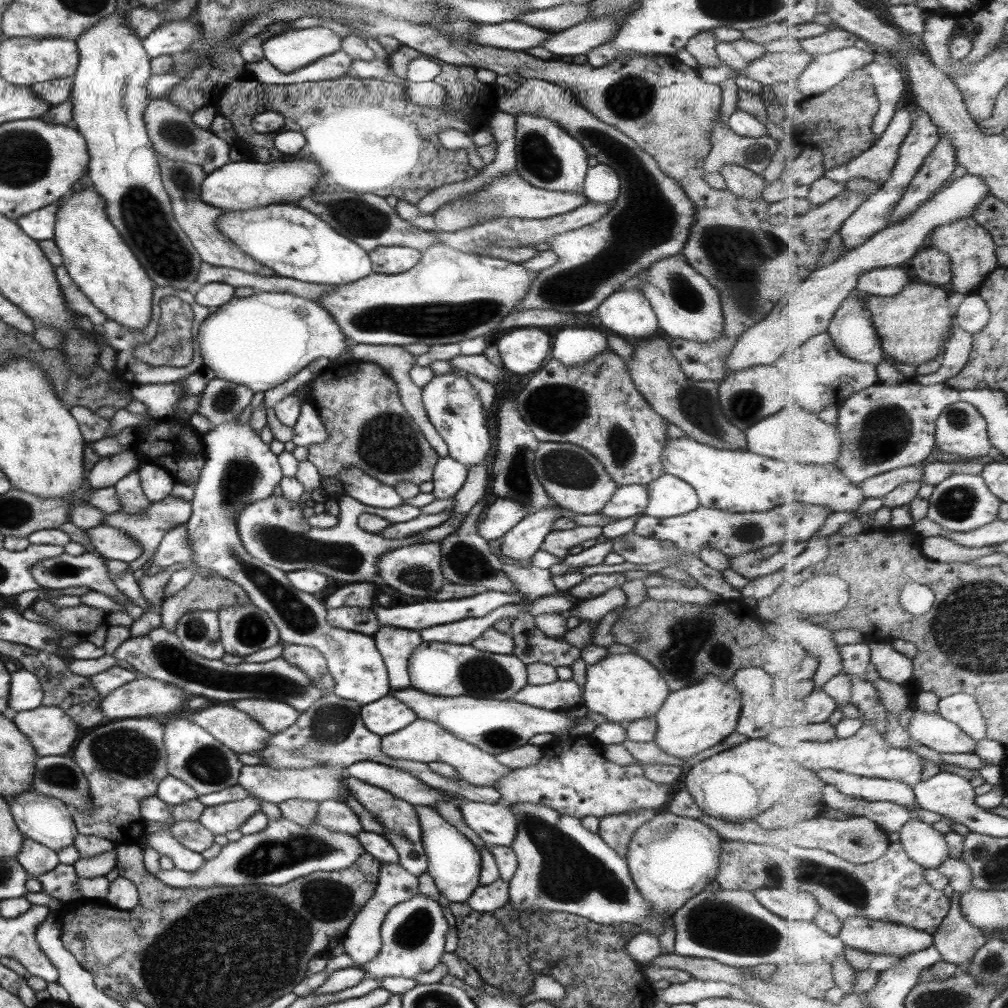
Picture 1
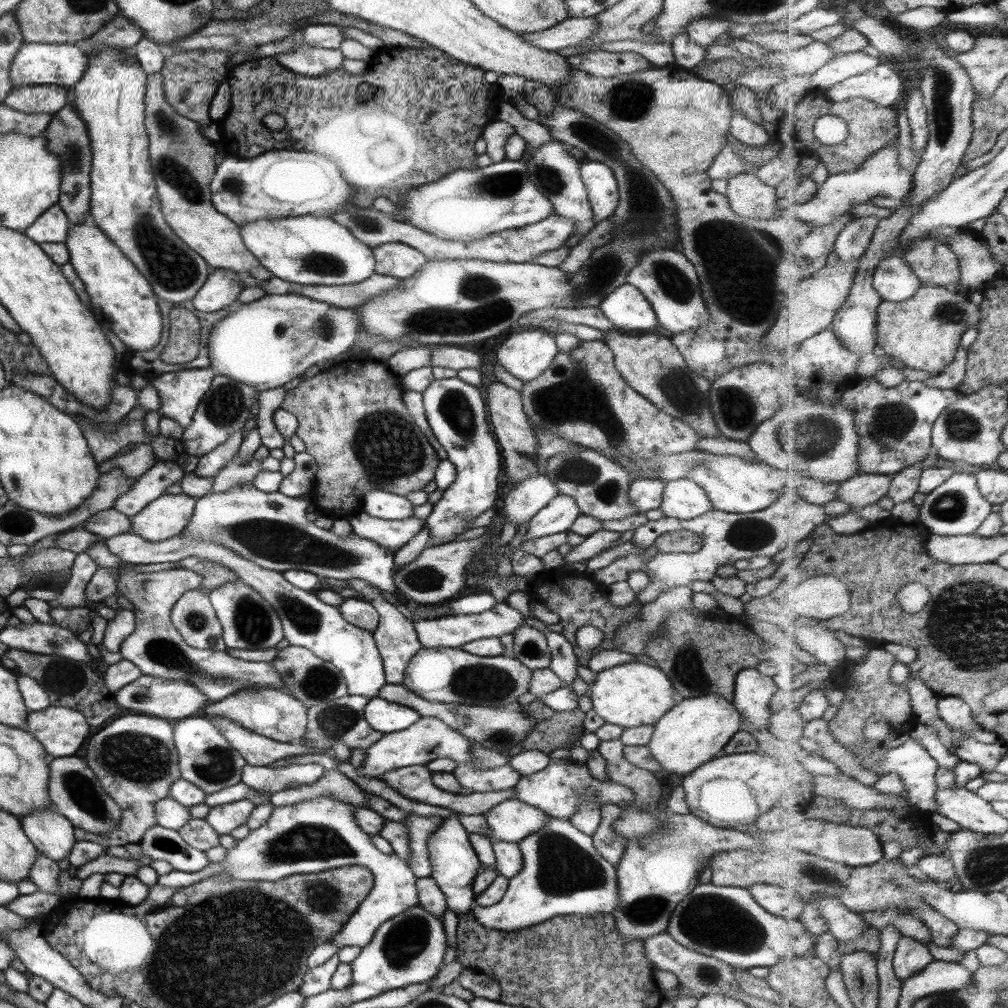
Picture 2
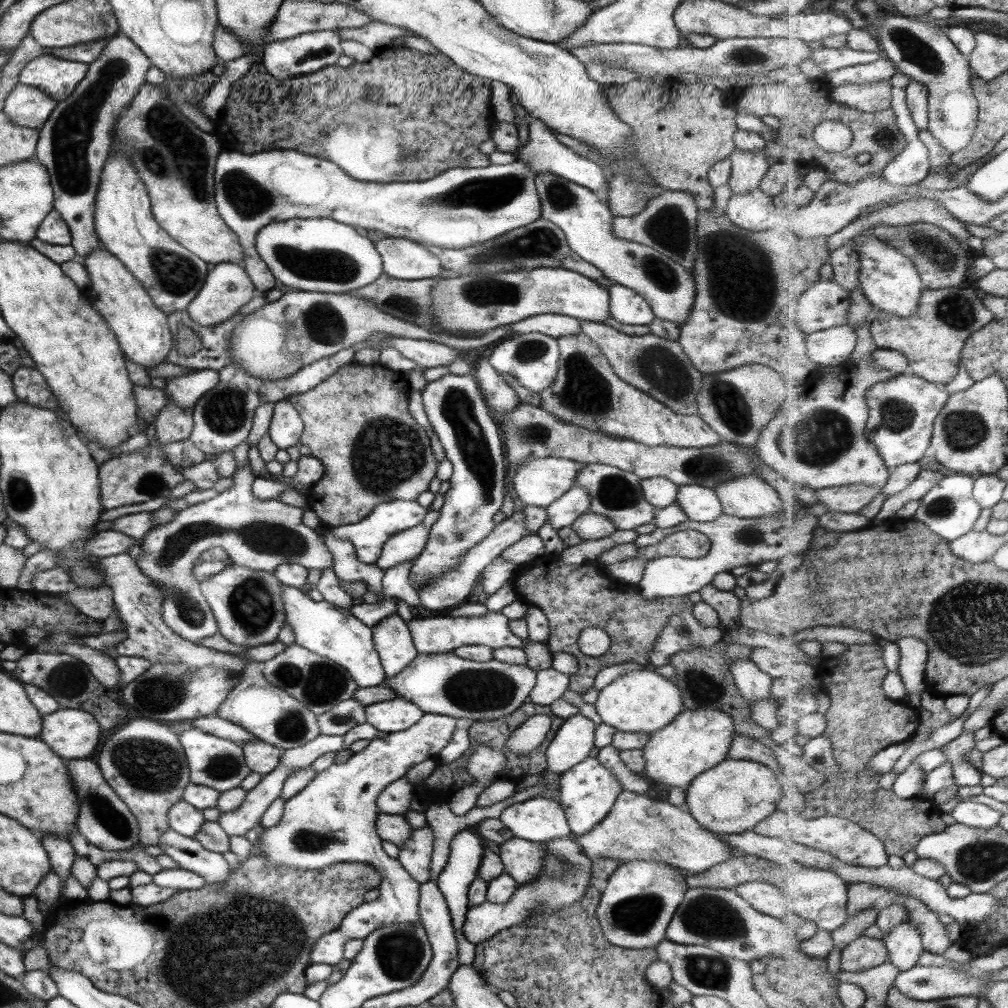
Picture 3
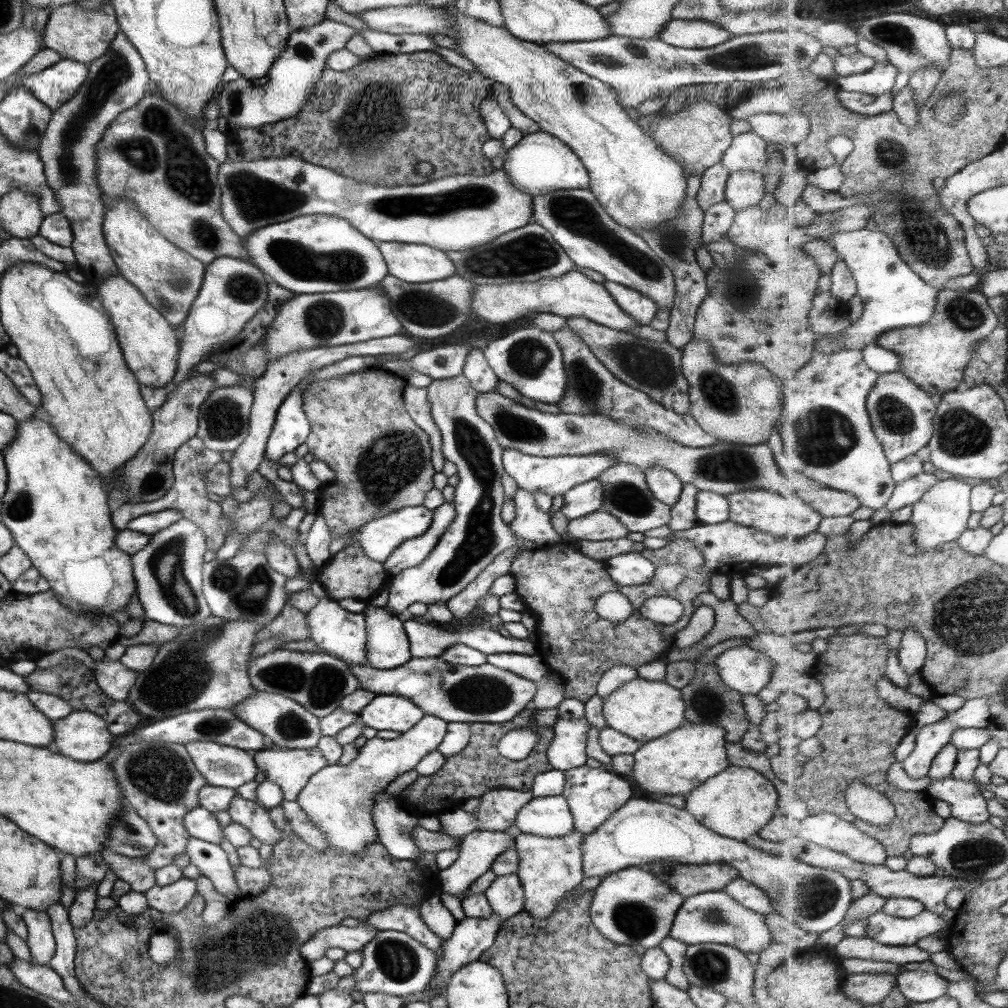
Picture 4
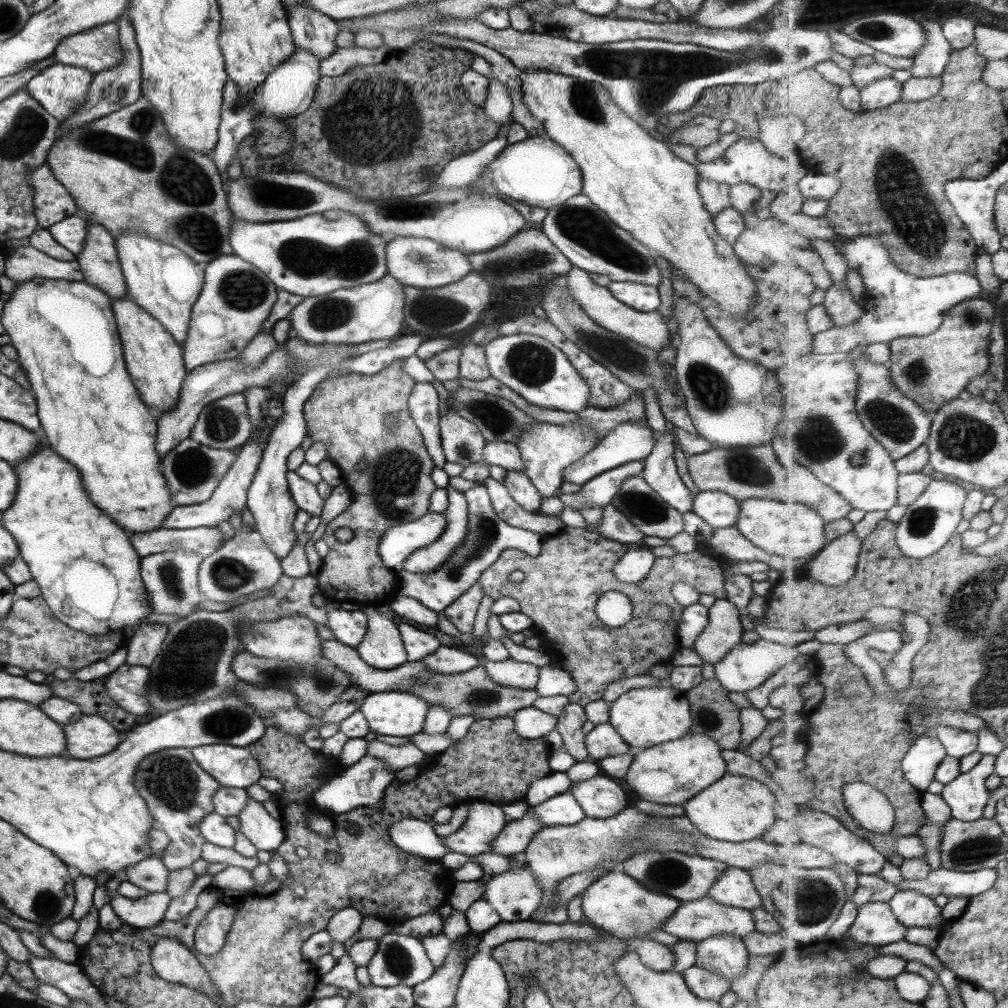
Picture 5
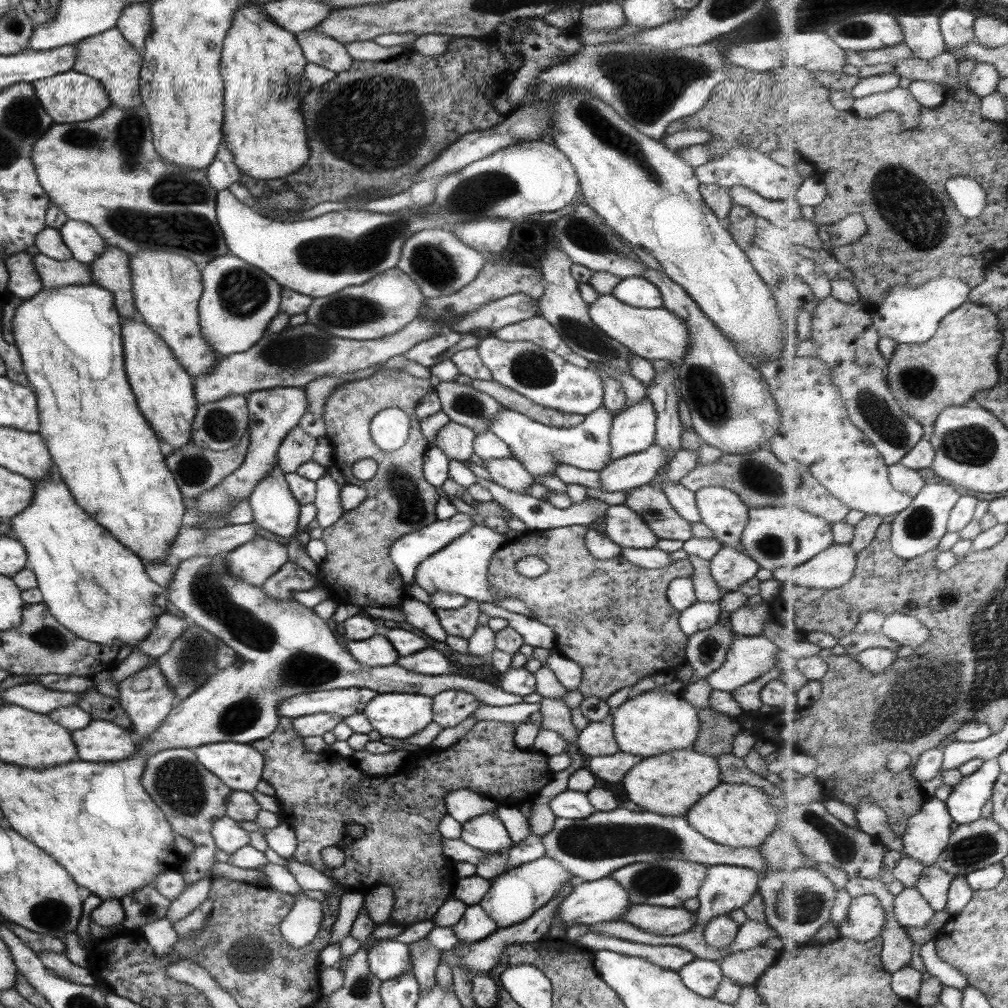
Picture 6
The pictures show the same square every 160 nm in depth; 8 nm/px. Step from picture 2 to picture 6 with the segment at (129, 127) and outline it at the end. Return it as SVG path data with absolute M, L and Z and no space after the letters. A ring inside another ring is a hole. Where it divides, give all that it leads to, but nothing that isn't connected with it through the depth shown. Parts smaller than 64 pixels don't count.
M147 250L128 257L134 309L138 319L160 336L178 365L190 377L208 374L222 357L217 356L205 340L197 320L202 284L195 263L174 253Z

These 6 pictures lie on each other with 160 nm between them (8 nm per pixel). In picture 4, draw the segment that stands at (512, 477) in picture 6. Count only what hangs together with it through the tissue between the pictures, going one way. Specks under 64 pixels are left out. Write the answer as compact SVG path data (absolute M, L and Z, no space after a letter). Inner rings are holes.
M517 487L512 500L515 518L507 525L516 537L534 542L536 548L562 541L561 535L552 529L549 514L536 505L534 496L528 490Z

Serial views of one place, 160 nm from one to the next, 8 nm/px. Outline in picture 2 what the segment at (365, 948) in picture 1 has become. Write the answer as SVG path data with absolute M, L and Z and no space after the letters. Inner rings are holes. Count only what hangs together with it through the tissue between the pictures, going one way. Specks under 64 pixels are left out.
M317 796L313 800L273 807L269 820L254 828L219 863L209 863L197 872L171 872L158 876L156 884L163 888L183 888L204 878L227 873L239 880L276 881L291 875L313 874L330 868L362 866L374 876L374 885L355 912L343 924L343 928L316 946L306 958L307 970L329 960L341 947L363 948L382 922L409 910L418 904L416 880L418 879L398 856L379 852L373 846L370 835L362 831L354 815L354 806L329 796Z

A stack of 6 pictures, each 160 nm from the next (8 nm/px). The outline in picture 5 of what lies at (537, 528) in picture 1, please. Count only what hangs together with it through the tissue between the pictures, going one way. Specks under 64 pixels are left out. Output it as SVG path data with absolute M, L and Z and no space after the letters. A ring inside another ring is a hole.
M643 460L625 463L584 482L577 493L564 494L557 489L554 495L563 506L570 506L577 510L581 505L604 507L616 495L623 481L630 476L641 475L643 467Z

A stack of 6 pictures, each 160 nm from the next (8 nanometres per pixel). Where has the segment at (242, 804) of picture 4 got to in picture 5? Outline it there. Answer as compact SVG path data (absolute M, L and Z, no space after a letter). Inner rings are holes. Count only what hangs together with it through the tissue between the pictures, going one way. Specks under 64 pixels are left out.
M247 798L247 803L237 818L240 825L238 832L249 841L257 851L275 851L283 842L284 832L281 820L273 819L263 809L261 803Z

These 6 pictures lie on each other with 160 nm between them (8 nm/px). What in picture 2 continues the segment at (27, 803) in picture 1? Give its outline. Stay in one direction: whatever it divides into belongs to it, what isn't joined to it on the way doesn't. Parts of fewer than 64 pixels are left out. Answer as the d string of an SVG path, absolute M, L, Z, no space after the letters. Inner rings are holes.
M48 808L34 810L19 818L25 836L43 856L59 862L68 856L76 843L74 827L63 816Z

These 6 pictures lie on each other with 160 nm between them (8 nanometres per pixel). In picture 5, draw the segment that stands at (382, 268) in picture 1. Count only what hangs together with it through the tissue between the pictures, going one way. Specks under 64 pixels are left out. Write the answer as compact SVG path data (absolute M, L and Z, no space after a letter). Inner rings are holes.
M397 236L385 245L387 275L391 275L403 286L413 288L441 288L461 280L471 271L465 254L442 247L439 242L429 238L413 238L413 236Z

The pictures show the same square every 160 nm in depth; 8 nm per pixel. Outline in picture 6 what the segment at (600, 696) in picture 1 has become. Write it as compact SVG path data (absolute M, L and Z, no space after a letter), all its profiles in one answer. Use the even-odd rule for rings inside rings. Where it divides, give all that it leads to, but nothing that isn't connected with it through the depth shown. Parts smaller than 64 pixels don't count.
M649 691L630 696L623 704L611 709L612 715L608 721L619 751L649 758L680 748L692 748L699 733L696 710L683 700L681 692Z

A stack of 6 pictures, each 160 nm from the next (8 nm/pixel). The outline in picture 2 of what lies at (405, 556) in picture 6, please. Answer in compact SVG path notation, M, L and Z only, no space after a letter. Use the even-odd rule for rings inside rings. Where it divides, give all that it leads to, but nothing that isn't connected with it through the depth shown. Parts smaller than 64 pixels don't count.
M370 490L360 500L361 511L383 520L405 520L412 516L413 507L407 498L382 490Z

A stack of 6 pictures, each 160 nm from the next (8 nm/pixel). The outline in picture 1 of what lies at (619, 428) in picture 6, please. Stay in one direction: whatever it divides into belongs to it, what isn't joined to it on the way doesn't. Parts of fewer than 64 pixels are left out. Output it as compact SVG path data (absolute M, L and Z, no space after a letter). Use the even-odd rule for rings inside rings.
M496 499L476 524L477 534L487 542L503 536L526 514L519 501Z

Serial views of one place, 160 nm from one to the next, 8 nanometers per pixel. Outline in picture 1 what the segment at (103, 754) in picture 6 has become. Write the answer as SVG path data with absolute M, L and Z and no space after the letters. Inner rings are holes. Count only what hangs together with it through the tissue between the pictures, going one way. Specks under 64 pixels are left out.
M41 706L31 711L10 714L15 727L33 746L38 757L63 756L82 732L71 718L56 706Z

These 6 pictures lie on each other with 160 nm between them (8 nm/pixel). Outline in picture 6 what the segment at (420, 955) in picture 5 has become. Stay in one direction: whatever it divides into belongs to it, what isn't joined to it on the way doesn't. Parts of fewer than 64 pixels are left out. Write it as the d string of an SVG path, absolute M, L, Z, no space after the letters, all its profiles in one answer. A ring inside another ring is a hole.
M395 939L376 942L367 952L368 969L379 980L391 980L411 967L409 946Z

